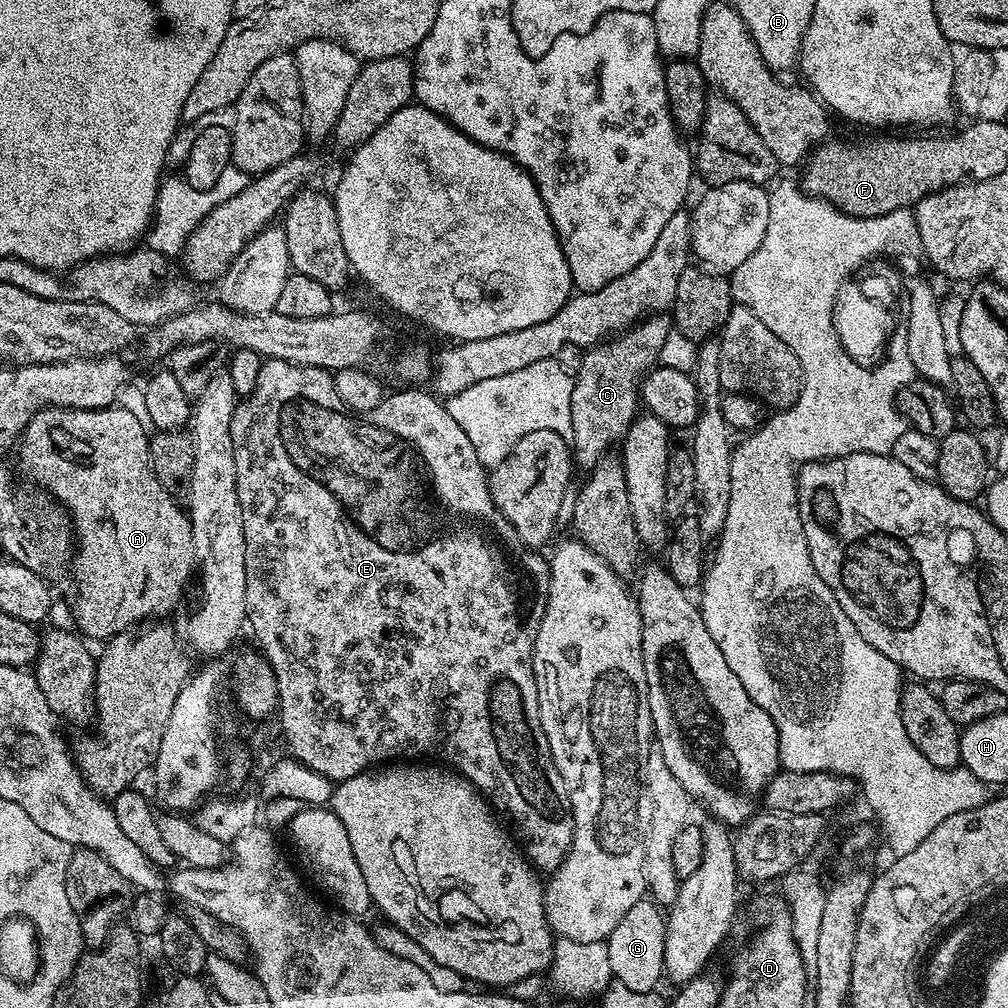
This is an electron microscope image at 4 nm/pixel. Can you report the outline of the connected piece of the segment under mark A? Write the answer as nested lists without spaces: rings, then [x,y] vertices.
[[[120,407],[44,408],[42,411],[36,412],[34,418],[24,427],[23,437],[18,444],[18,449],[20,448],[20,468],[24,471],[25,478],[33,480],[40,488],[49,488],[52,491],[53,498],[64,503],[62,508],[70,517],[70,524],[74,529],[75,543],[76,540],[80,543],[80,549],[76,552],[76,561],[72,564],[72,572],[76,575],[76,601],[72,604],[72,616],[76,619],[77,626],[75,625],[75,627],[89,641],[100,640],[99,642],[107,642],[118,632],[127,629],[129,626],[136,626],[141,622],[151,621],[153,618],[167,617],[164,615],[179,602],[180,595],[183,594],[184,587],[188,584],[188,579],[191,576],[193,579],[194,565],[198,560],[196,547],[194,546],[192,522],[188,518],[187,511],[181,505],[180,508],[176,505],[177,497],[173,493],[167,492],[162,486],[162,482],[158,482],[158,478],[152,469],[152,459],[148,456],[150,436],[149,433],[144,433],[144,428],[146,429],[145,421],[139,415],[136,417],[130,409]]]

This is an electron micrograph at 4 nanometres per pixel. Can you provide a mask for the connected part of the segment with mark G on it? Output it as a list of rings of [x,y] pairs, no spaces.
[[[651,898],[634,902],[630,910],[614,926],[606,941],[609,948],[610,970],[614,980],[622,982],[627,989],[650,992],[661,979],[665,979],[664,951],[666,950],[666,934],[668,925],[661,905]]]

